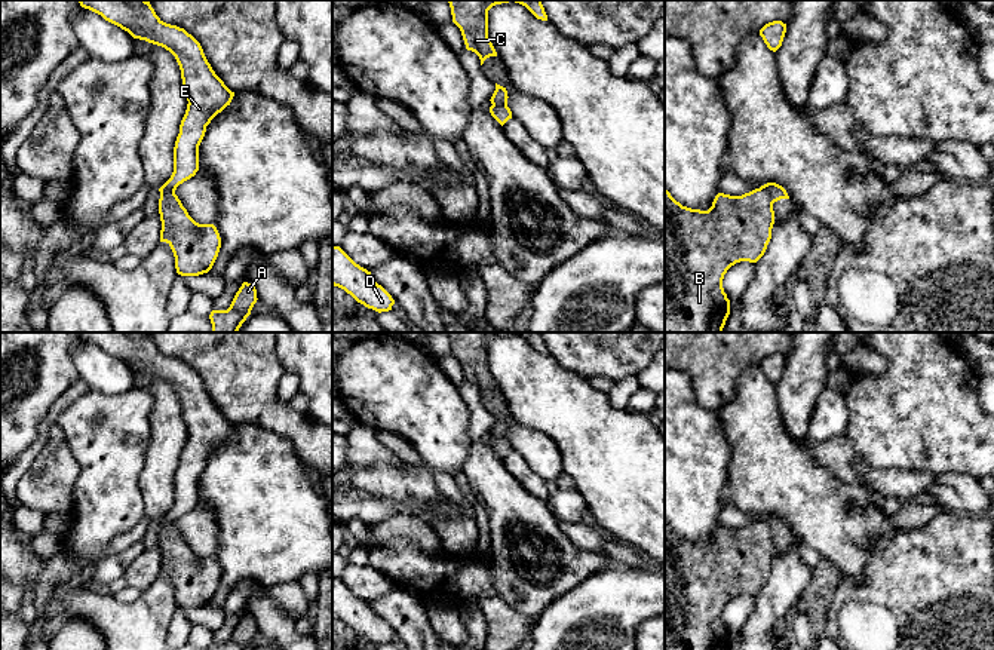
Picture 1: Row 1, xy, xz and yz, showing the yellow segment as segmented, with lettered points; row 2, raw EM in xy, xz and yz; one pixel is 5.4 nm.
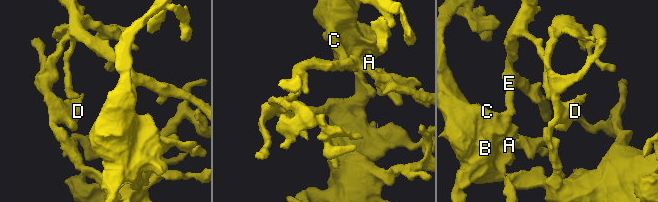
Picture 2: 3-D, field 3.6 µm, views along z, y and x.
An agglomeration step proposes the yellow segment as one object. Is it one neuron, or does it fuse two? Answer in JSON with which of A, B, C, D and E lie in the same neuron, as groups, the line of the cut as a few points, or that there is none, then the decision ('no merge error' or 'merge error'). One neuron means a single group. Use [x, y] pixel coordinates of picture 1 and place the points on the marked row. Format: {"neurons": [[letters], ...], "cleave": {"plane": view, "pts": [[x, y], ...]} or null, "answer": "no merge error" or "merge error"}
{"neurons": [["A", "B", "C", "D"], ["E"]], "cleave": {"plane": "yz", "pts": [[763, 186], [773, 202]]}, "answer": "merge error"}

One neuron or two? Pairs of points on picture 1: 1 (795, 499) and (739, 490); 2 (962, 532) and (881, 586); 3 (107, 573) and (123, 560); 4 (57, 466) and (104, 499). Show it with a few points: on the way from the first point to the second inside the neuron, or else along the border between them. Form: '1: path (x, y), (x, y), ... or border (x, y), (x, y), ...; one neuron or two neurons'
1: path (782, 490), (752, 490); one neuron
2: path (942, 551), (920, 573), (901, 575); one neuron
3: path (112, 569), (119, 564); one neuron
4: border (67, 445), (79, 468), (73, 508), (68, 512); two neurons

